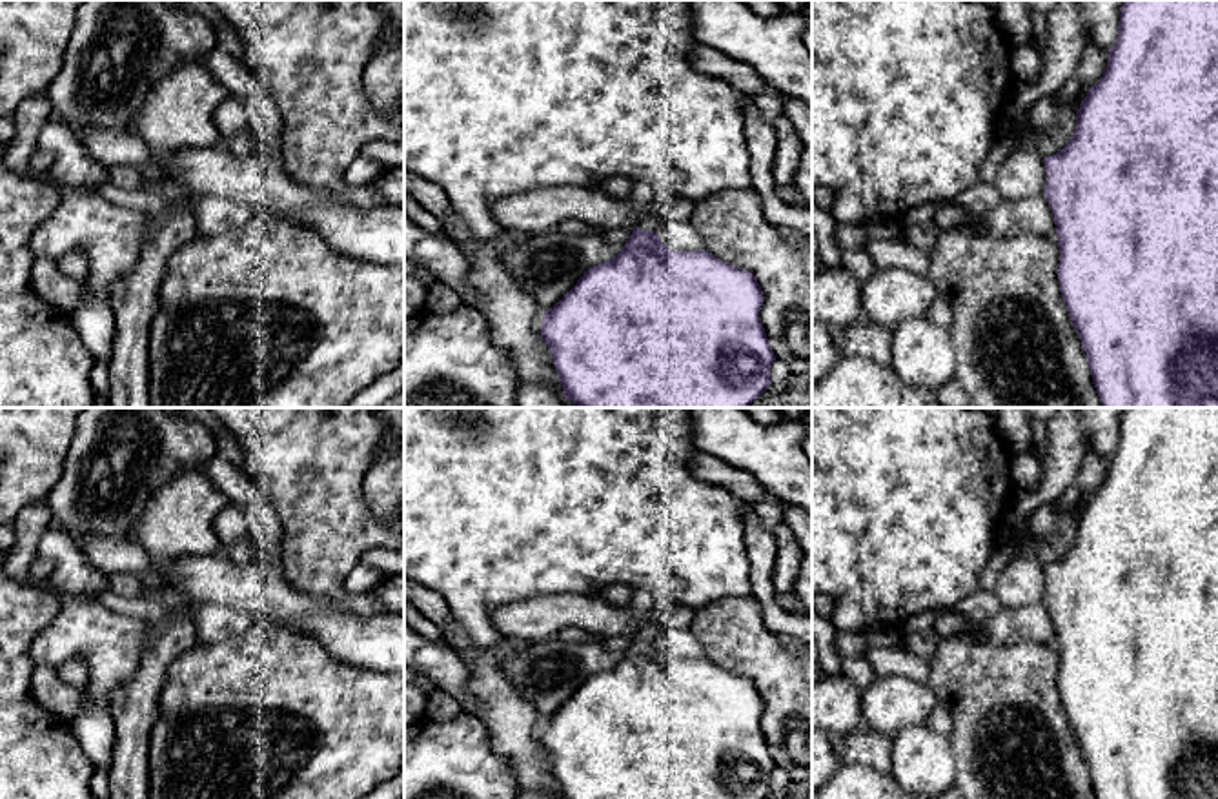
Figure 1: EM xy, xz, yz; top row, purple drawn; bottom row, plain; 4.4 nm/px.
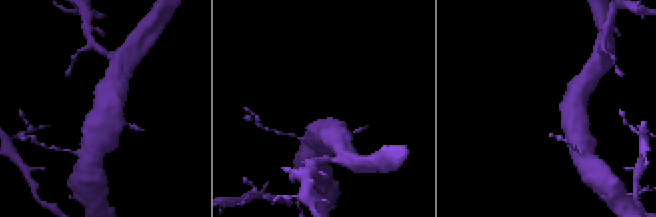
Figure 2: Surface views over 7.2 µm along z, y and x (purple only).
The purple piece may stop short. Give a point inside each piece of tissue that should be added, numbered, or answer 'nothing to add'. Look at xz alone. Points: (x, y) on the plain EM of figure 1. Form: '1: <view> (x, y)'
1: xz (643, 599)

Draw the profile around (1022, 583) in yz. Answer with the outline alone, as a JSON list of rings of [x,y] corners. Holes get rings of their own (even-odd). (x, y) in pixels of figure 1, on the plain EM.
[[[1018,553],[998,575],[994,593],[1001,608],[1018,610],[1043,602],[1047,579],[1034,553]]]

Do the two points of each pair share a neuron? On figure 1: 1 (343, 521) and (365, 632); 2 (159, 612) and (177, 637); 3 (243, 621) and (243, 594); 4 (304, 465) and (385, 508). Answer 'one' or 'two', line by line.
1: two
2: two
3: two
4: two

